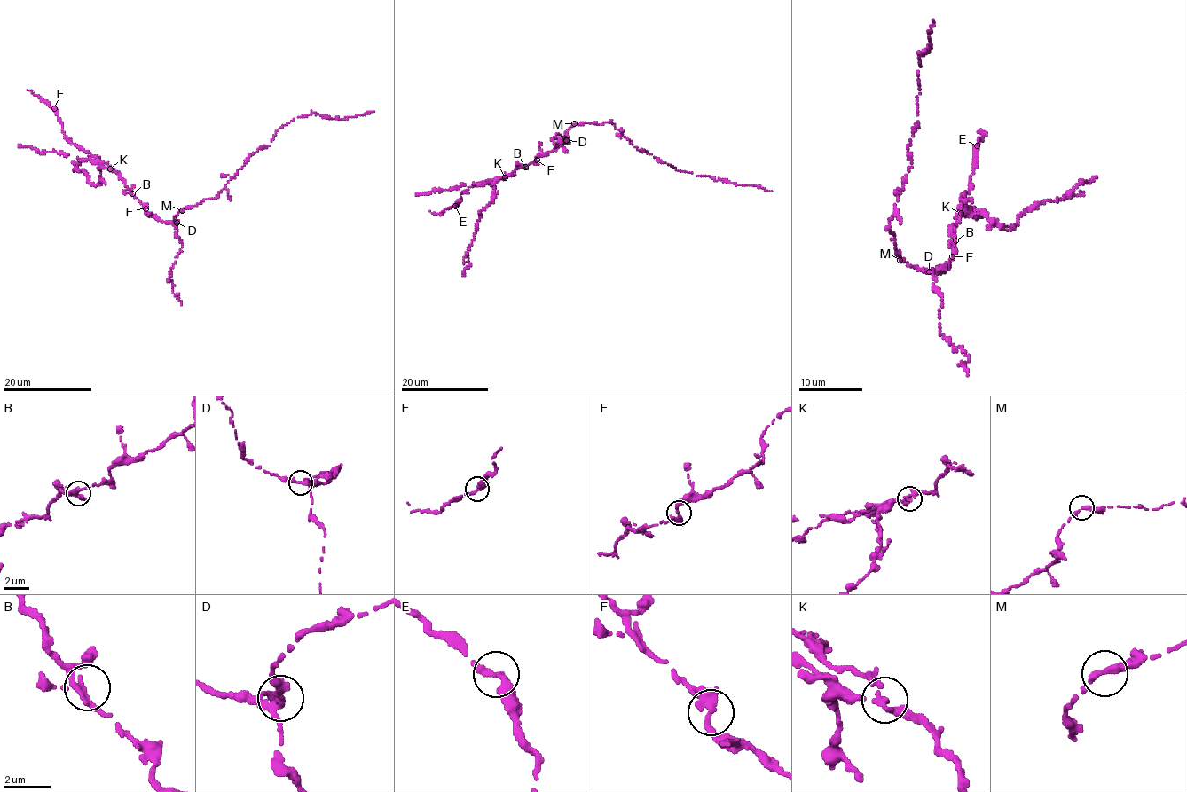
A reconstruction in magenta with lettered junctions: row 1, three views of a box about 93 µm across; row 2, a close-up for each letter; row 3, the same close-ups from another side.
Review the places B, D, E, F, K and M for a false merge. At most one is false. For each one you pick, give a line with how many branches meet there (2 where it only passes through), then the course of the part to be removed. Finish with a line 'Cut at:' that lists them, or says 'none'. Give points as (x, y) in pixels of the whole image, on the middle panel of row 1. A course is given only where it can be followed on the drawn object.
K: Branches: 2. Course of the part to remove: (504, 176), (500, 177), (494, 185), (494, 195), (481, 212), (463, 275)
Cut at: K

